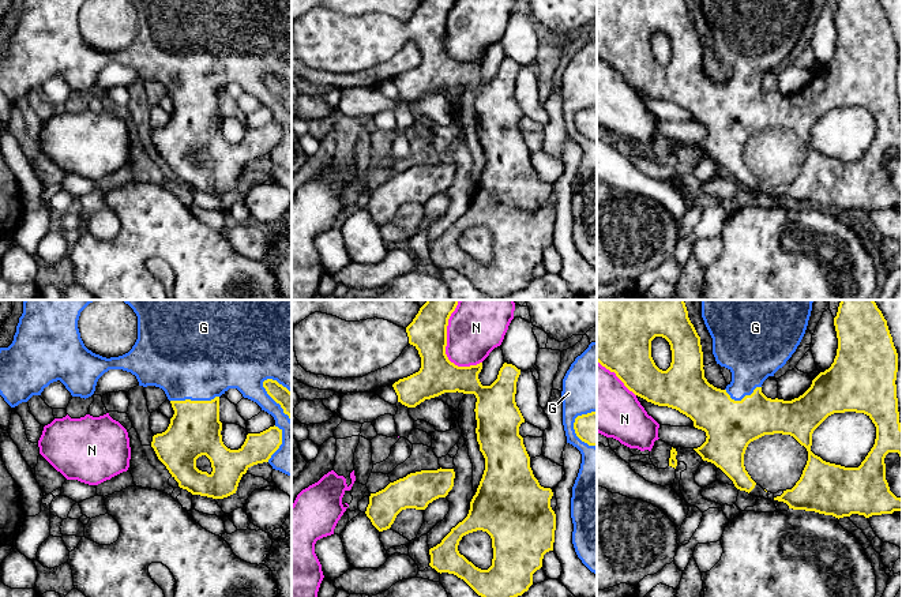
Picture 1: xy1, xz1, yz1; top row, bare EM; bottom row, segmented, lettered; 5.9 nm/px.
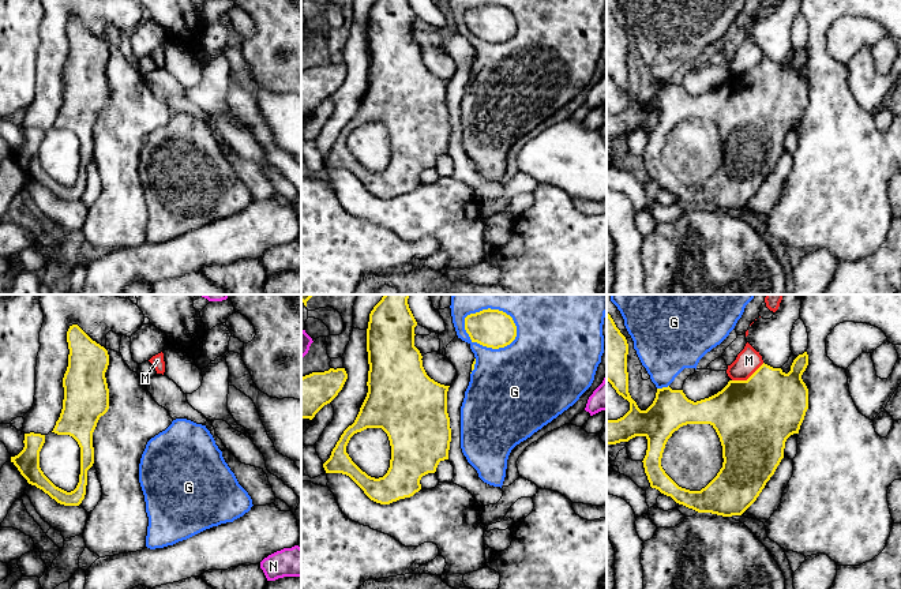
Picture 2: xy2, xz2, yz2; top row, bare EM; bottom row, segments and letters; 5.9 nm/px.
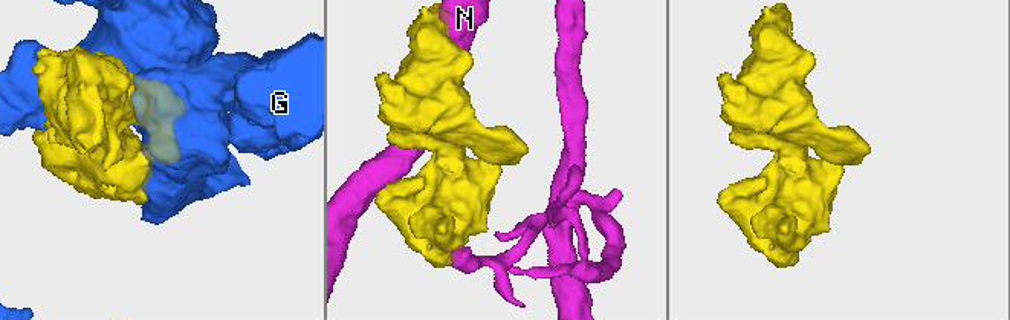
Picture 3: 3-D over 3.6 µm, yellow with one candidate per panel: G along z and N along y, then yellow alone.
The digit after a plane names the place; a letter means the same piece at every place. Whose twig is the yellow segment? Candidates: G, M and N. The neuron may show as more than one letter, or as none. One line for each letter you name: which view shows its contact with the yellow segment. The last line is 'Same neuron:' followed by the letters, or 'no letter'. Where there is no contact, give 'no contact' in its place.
G: meets yellow in xz2
Same neuron: G

